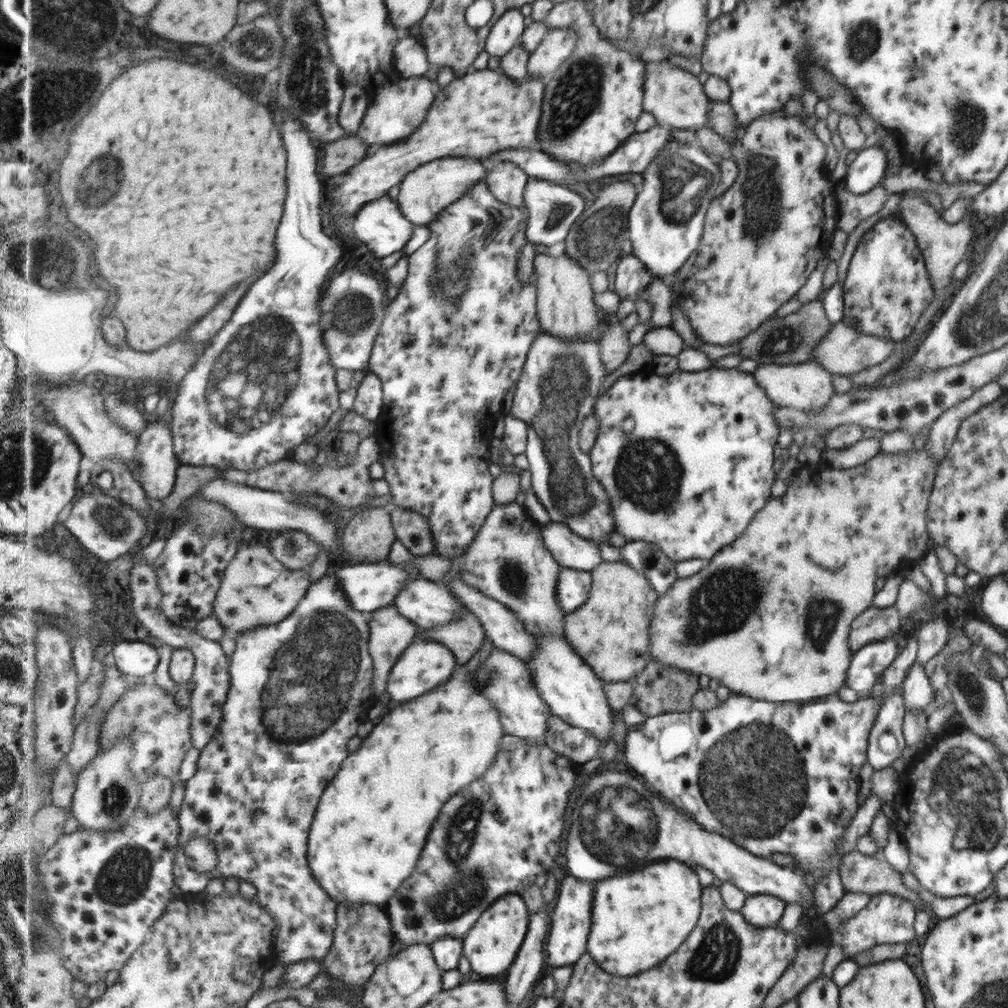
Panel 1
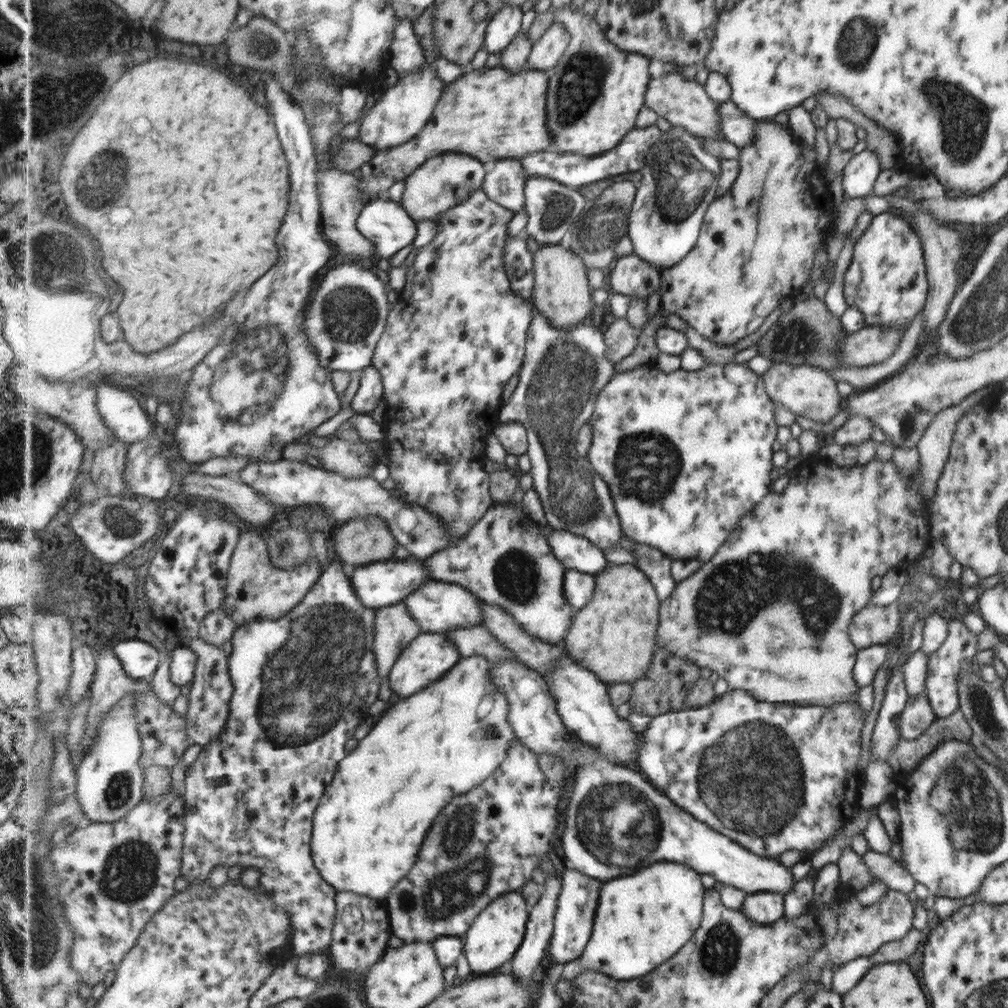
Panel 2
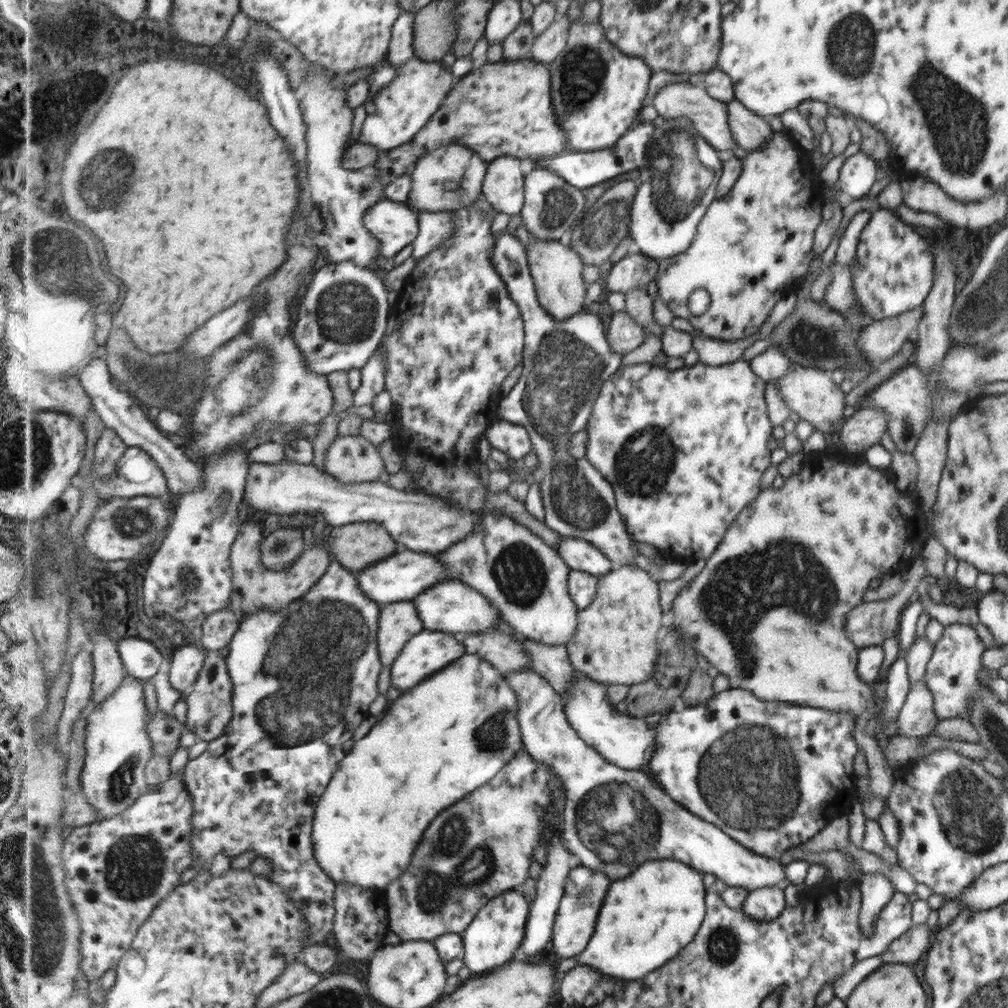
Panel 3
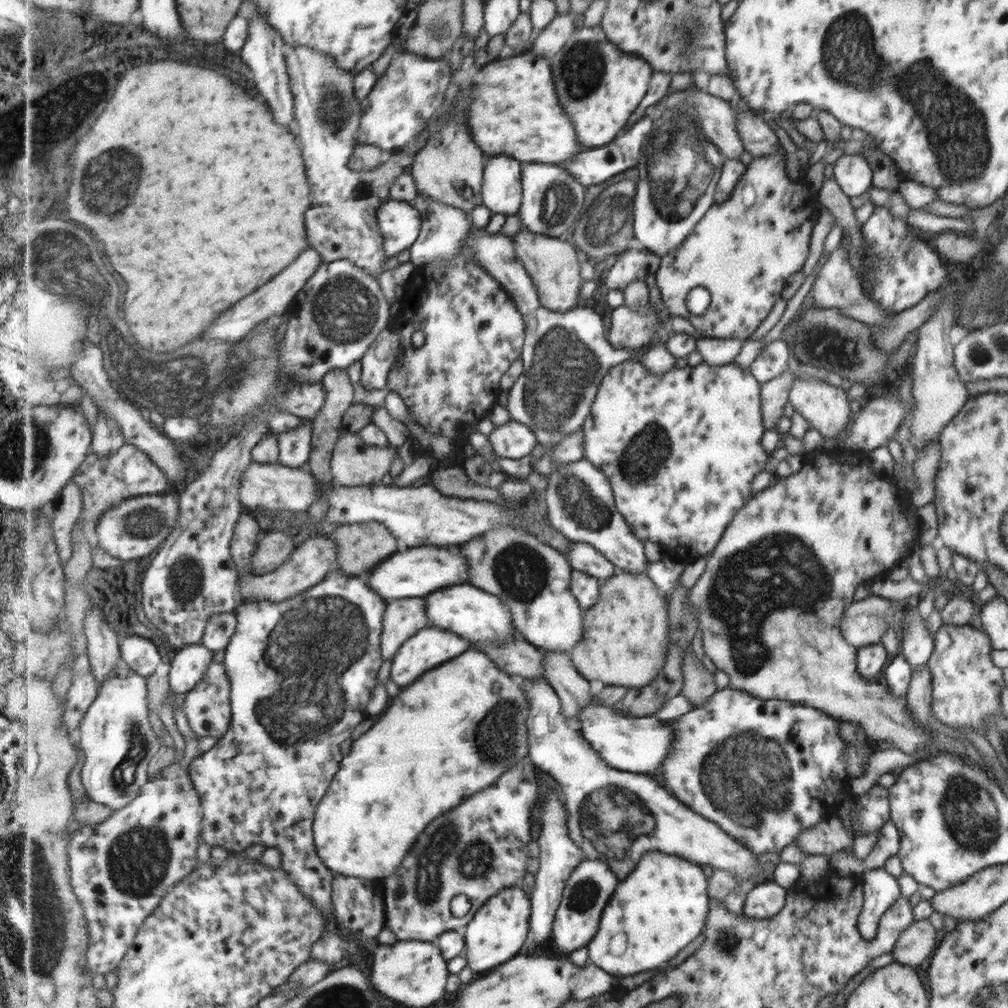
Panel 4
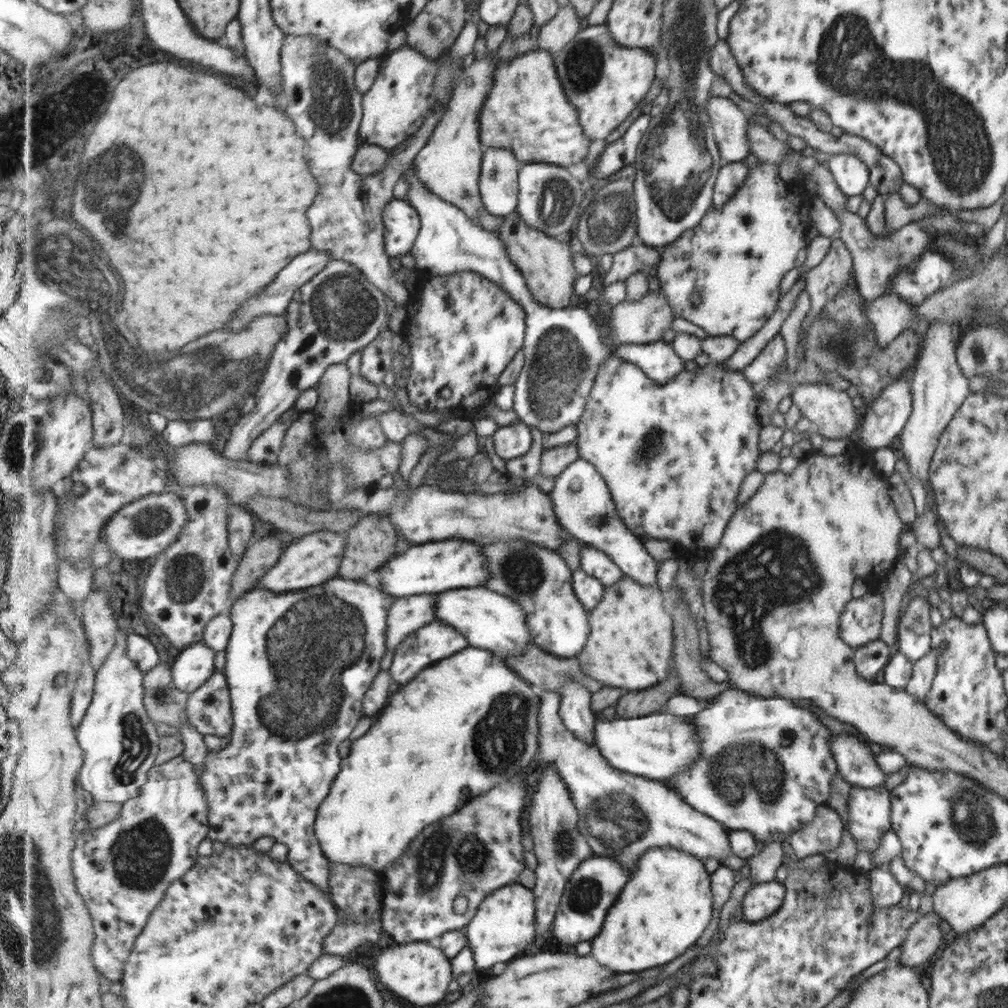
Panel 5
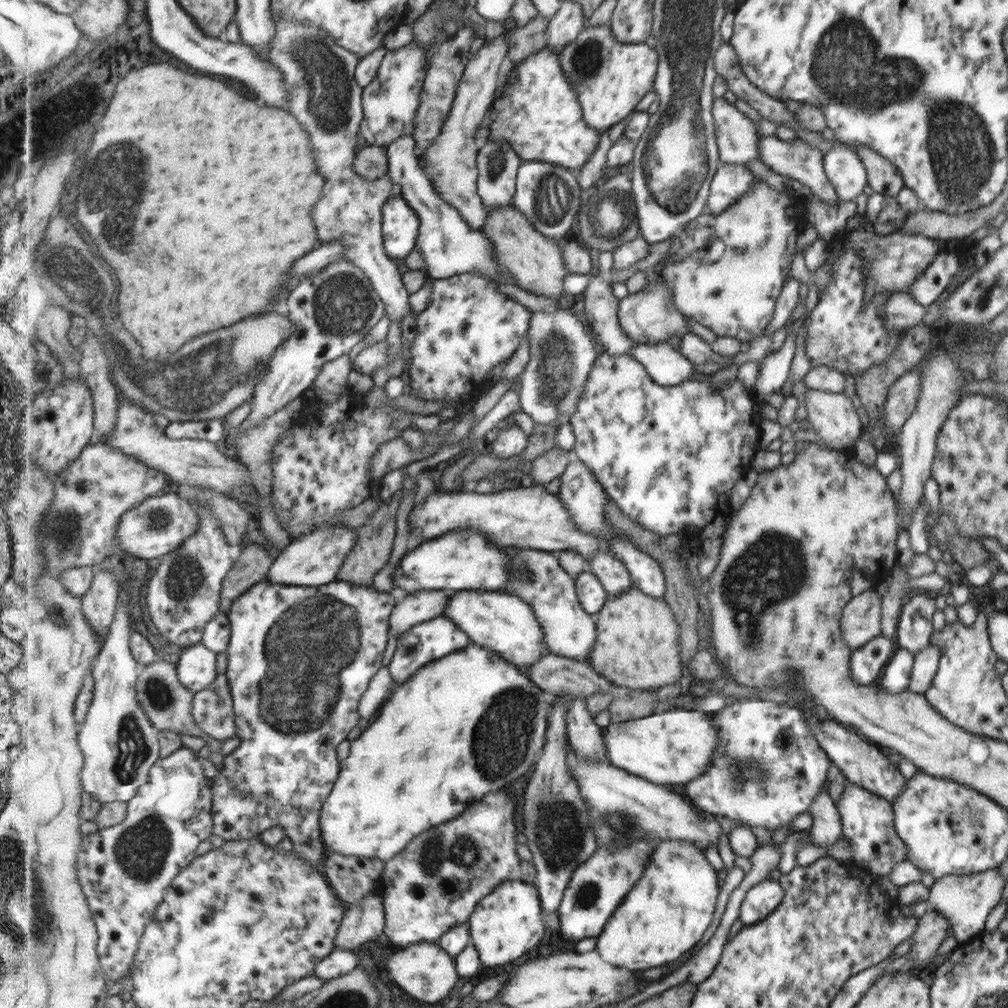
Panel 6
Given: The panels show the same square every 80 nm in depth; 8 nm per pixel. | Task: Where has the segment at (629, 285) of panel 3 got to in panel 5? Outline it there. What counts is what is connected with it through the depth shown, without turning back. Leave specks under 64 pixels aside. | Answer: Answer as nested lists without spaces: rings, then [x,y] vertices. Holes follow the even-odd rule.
[[[645,243],[628,246],[613,255],[613,263],[604,276],[605,286],[625,284],[636,272],[655,272],[662,260],[661,250]]]

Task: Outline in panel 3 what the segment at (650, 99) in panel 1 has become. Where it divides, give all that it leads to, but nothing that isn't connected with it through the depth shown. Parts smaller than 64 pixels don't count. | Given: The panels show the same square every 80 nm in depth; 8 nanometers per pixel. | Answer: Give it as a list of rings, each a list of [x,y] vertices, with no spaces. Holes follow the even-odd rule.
[[[687,82],[671,83],[655,95],[655,101],[652,104],[656,106],[660,116],[665,119],[679,118],[679,116],[688,118],[692,122],[692,128],[700,141],[711,145],[723,156],[726,153],[729,155],[736,144],[730,131],[729,115],[725,112],[725,104],[710,98],[705,92],[706,90],[703,88],[689,86]]]

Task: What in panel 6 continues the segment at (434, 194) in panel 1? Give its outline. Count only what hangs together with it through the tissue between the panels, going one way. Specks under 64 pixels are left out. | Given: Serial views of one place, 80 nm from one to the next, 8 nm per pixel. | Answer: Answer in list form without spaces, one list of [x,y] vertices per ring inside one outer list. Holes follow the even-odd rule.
[[[515,20],[505,22],[505,34],[485,41],[482,47],[470,59],[466,66],[462,82],[459,83],[457,98],[442,134],[436,138],[436,143],[421,155],[423,170],[432,180],[436,192],[439,193],[451,206],[459,210],[461,216],[468,222],[471,229],[481,229],[487,226],[488,209],[481,195],[478,193],[478,152],[480,145],[475,135],[479,126],[487,123],[489,110],[495,102],[496,94],[505,78],[505,68],[510,54],[510,35],[517,29]]]

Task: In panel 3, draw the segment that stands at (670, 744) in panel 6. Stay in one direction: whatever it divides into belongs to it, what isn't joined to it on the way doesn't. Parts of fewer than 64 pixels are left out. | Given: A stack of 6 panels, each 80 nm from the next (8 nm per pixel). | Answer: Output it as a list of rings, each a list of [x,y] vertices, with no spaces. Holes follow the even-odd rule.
[[[576,670],[576,682],[574,688],[570,690],[570,696],[565,700],[564,711],[568,716],[571,726],[579,733],[579,736],[589,746],[595,747],[611,764],[627,770],[641,770],[650,768],[650,762],[658,749],[658,730],[651,727],[645,718],[631,717],[628,714],[620,713],[616,710],[610,699],[607,698],[607,685],[597,682],[595,679]]]

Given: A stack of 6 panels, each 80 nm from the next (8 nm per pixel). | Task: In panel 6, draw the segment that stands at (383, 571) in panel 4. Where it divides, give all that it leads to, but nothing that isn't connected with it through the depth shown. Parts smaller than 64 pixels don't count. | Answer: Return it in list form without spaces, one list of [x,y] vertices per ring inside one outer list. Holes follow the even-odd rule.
[[[457,529],[417,543],[393,570],[393,586],[409,593],[418,590],[501,590],[511,579],[512,556],[499,543],[475,529]]]

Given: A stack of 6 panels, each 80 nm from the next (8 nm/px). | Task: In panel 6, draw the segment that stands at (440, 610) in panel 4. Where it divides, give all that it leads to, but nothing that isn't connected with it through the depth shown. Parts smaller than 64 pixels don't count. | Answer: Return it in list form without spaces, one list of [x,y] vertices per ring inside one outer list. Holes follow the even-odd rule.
[[[463,589],[453,592],[443,615],[456,622],[471,637],[473,643],[501,652],[527,675],[530,674],[530,666],[534,666],[550,652],[544,639],[546,632],[535,614],[534,606],[520,596],[495,589]]]

